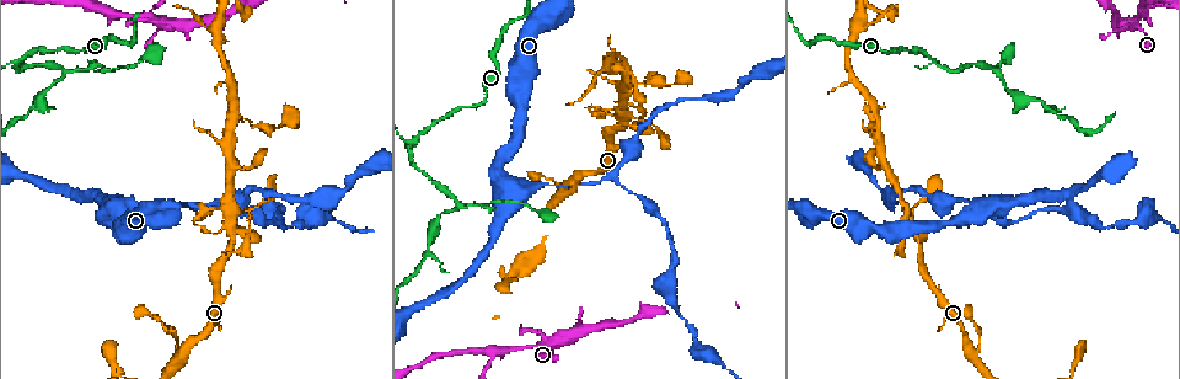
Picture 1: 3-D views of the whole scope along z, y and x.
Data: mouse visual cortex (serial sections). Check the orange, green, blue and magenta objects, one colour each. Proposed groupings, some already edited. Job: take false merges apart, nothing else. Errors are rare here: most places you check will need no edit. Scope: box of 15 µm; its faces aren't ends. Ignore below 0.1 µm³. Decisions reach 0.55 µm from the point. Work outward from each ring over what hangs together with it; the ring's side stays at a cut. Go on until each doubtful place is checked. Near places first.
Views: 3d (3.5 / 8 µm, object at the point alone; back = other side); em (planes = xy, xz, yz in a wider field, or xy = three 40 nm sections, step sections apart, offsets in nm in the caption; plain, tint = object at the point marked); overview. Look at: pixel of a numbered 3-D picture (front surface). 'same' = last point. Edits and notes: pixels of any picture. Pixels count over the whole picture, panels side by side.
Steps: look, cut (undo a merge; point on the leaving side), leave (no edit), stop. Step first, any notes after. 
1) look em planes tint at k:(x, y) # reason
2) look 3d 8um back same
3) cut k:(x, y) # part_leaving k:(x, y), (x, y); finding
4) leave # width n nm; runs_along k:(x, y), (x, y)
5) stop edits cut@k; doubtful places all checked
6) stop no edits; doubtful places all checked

look 3d 3.5um at 1:(937, 61) # branch point

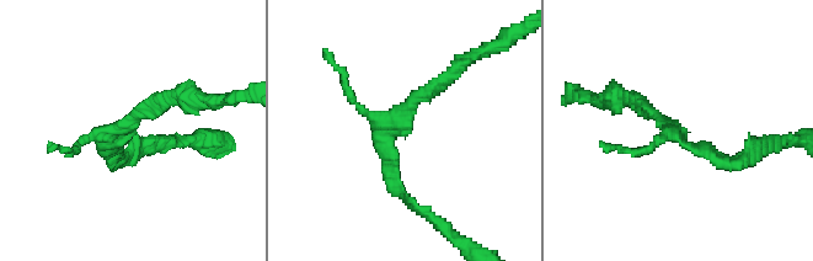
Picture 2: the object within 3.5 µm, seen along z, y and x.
look em xy step 1 tint at 2:(118, 130) # now the EM

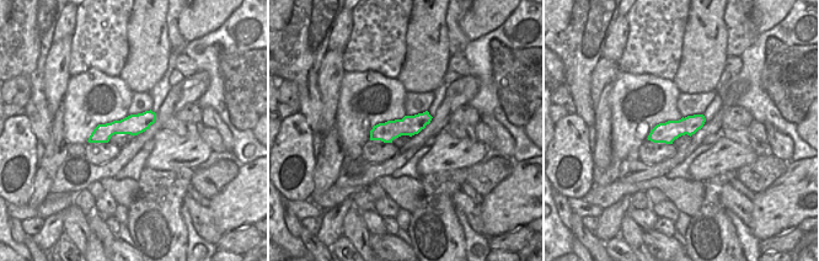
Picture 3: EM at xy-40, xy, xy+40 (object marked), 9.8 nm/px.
leave # arm_widths 150, 150, 200 nm; all the same cell

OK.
look 3d 3.5um back at 1:(955, 73) # abrupt turn

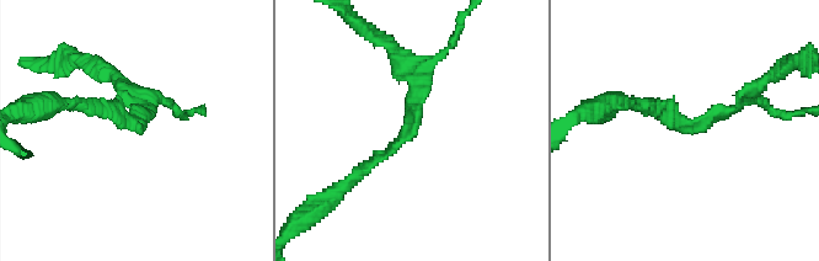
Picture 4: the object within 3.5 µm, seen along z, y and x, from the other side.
look em xy step 1 plain at 4:(692, 128) # arm_widths 150, 150 nm

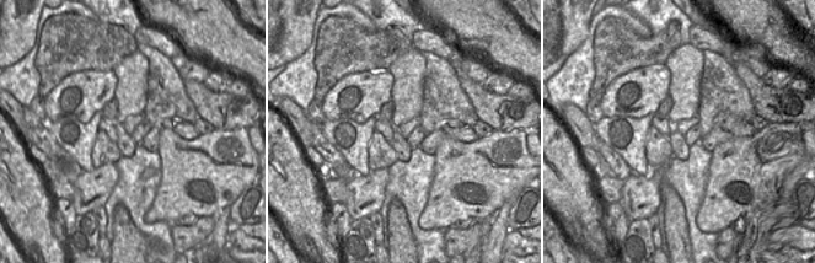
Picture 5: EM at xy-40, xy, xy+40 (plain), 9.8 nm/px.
look em xy step 1 tint same # with the object marked

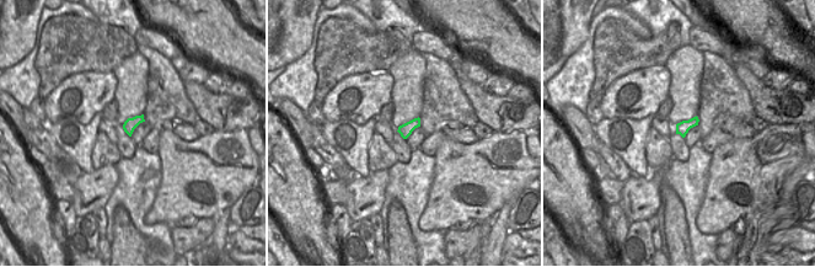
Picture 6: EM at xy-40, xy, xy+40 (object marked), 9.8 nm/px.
leave # all the same cell

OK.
look 3d 3.5um back at 1:(62, 68) # three arms meet

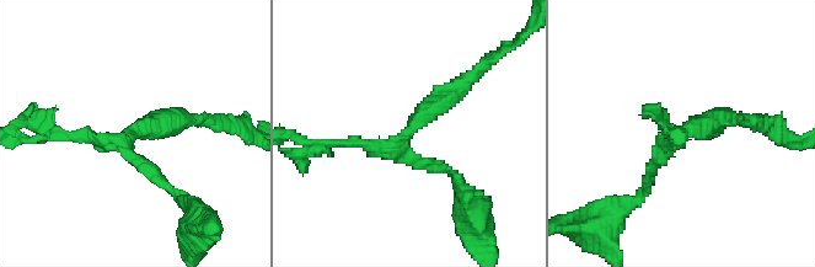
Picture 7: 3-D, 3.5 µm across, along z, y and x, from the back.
look em planes tint at 7:(127, 140) # arms 3; arm_widths 150, 150, 300 nm

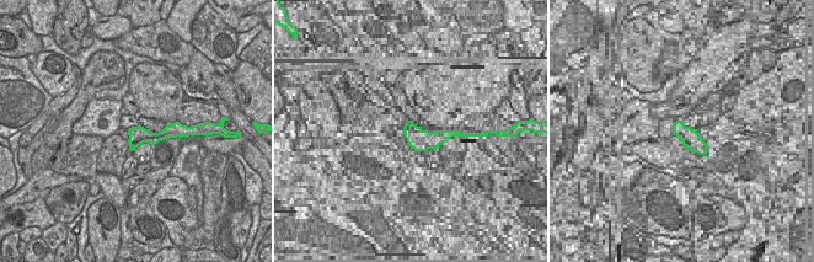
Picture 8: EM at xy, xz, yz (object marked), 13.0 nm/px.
leave # runs_along 8:(175, 130), (140, 137), (132, 145); one cell here

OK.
look 3d 8um at 1:(911, 217) # arms part here

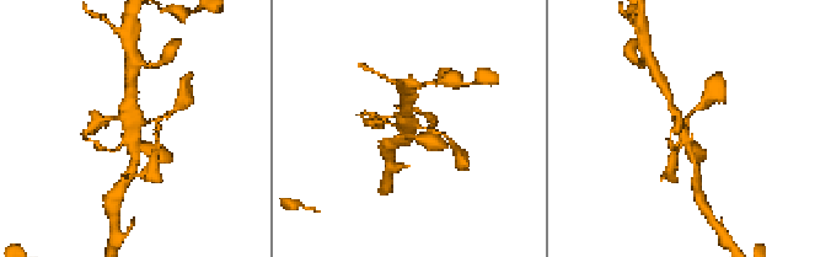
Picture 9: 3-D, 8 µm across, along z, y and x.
look 3d 3.5um at 9:(132, 135) # zoom in

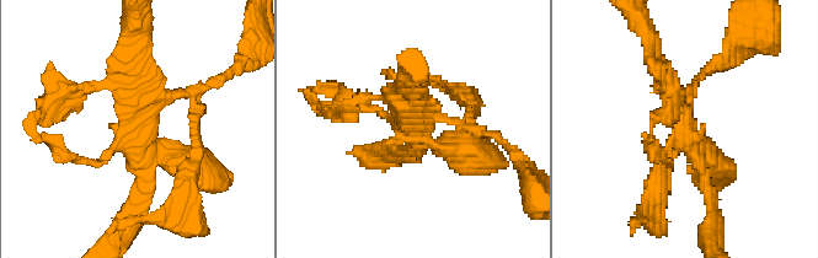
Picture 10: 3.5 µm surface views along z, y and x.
look em xy step 1 tint at 10:(134, 122) # need the tissue

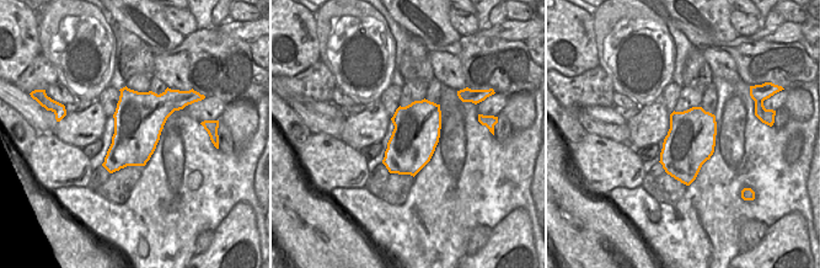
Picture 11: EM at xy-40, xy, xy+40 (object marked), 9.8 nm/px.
leave # runs_along 10:(711, 199), (655, 48); one cell here

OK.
look 3d 3.5um at 1:(606, 178) # two arms in line, one across

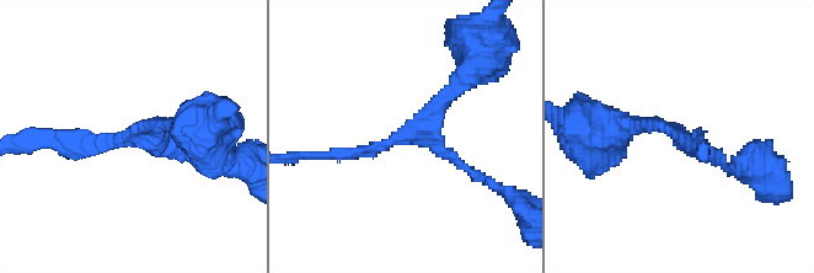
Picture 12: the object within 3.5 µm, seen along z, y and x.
look em xy step 5 tint at 12:(405, 139) # need the tissue

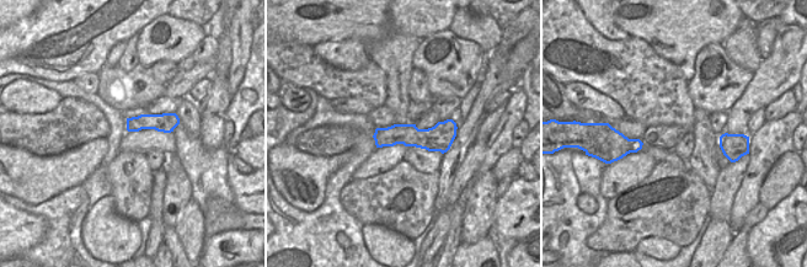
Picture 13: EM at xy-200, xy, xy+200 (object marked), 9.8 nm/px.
leave # arms 3; runs_along 12:(326, 155), (424, 137), (474, 175); one cell here

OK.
stop no edits; doubtful places all checked

